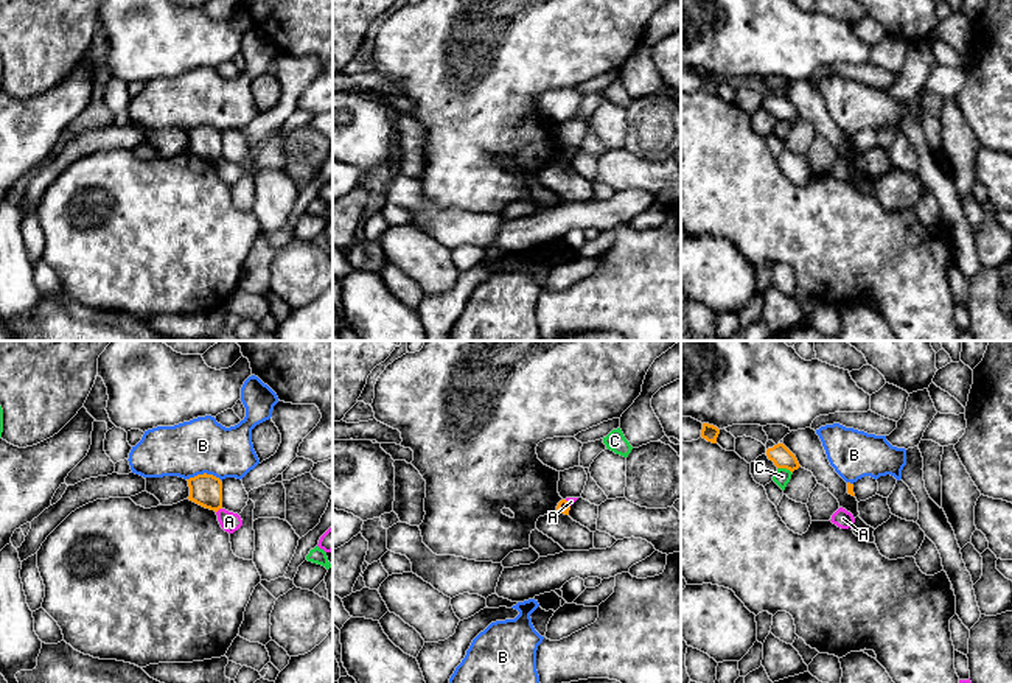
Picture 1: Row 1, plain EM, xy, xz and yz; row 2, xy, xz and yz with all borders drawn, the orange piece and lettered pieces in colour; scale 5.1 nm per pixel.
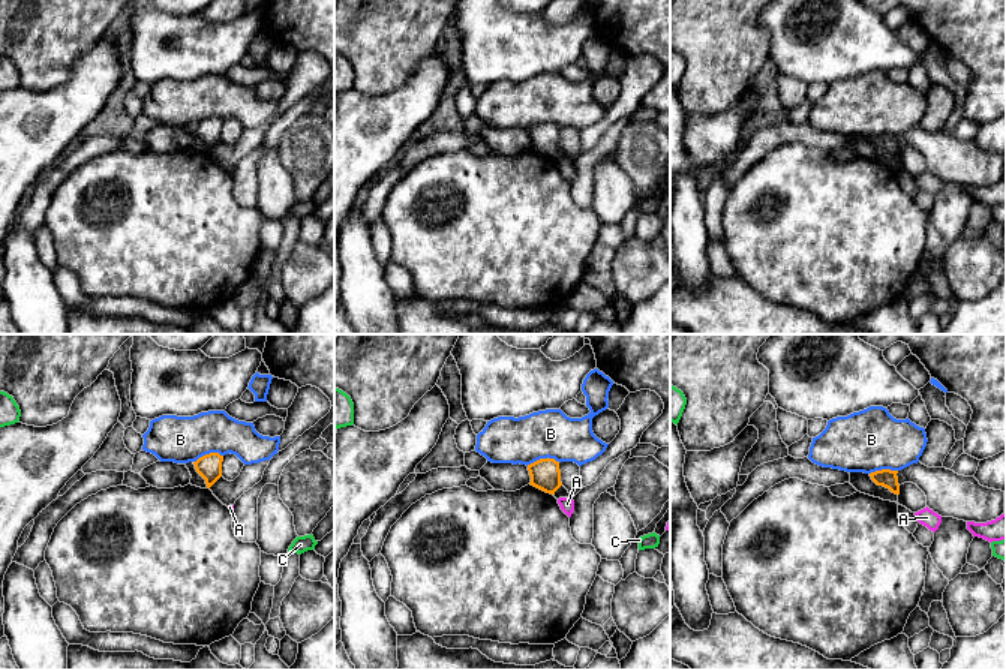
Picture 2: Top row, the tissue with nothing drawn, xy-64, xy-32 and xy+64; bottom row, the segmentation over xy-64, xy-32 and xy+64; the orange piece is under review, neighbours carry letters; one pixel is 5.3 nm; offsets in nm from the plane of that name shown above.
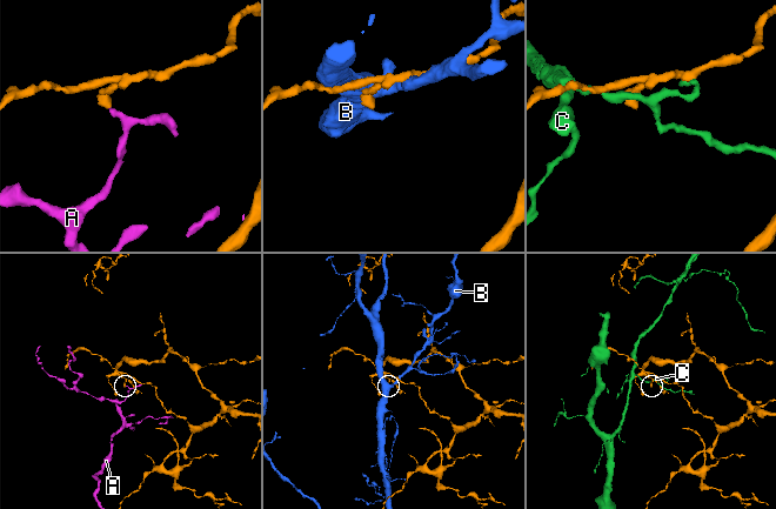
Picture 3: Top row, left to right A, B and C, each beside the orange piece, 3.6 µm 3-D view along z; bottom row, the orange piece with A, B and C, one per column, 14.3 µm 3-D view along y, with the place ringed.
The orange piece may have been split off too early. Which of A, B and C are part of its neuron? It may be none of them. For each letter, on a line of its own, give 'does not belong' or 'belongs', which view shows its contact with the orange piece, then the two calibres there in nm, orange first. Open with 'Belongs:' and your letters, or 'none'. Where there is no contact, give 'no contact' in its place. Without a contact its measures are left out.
Belongs: none
A: does not belong; contact in xy; calibres 160 and 100 nm
B: does not belong; contact in xy; calibres 160 and 280 nm
C: does not belong; contact in yz; calibres 110 and 90 nm

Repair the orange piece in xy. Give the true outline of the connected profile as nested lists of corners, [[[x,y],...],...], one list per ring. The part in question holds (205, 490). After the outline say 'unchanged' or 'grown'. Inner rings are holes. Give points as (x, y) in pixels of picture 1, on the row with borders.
[[[204,473],[187,481],[190,501],[215,512],[222,509],[222,482],[219,478]]]; unchanged

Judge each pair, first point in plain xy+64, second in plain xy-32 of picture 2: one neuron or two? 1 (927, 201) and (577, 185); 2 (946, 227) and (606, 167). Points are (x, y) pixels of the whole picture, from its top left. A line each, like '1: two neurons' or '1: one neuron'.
1: one neuron
2: one neuron

